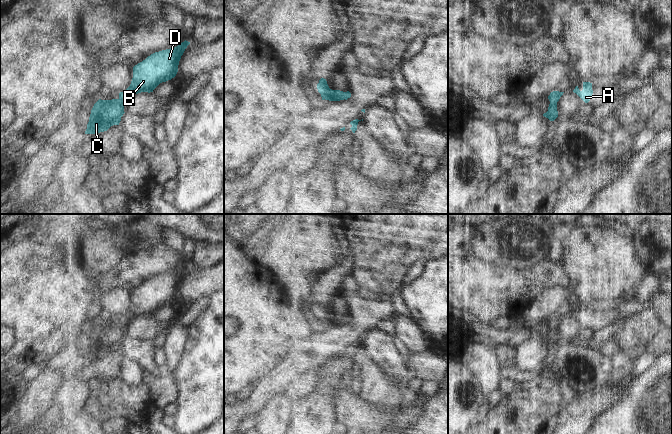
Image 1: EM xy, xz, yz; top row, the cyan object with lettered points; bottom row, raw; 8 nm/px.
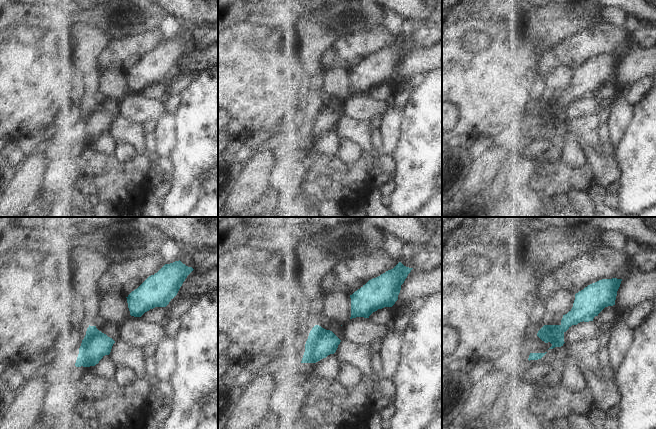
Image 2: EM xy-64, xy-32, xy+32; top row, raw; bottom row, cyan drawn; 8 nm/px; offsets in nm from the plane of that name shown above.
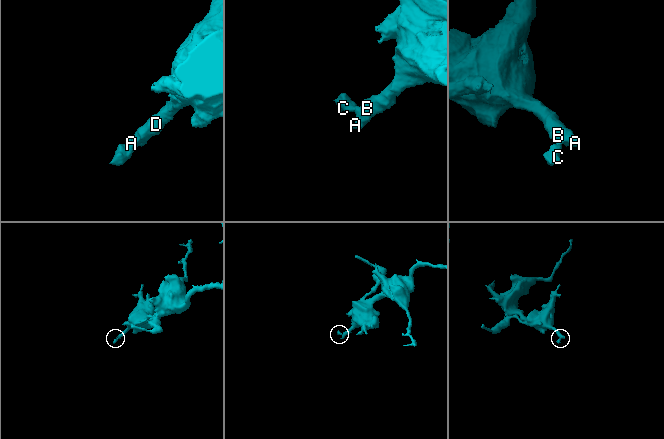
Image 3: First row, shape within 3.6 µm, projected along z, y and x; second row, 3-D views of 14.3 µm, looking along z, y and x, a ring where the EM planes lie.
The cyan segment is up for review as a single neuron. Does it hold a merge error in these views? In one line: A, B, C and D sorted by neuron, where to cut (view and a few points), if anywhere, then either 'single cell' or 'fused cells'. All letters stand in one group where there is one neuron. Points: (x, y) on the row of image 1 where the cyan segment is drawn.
A B C D | no cut | single cell

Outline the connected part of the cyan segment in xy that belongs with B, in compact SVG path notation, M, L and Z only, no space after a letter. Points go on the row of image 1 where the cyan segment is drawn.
M188 41L180 45L155 52L133 67L130 86L119 93L118 99L99 99L93 106L85 134L98 134L107 131L113 125L119 125L124 112L124 105L134 95L141 92L153 92L162 82L174 78Z

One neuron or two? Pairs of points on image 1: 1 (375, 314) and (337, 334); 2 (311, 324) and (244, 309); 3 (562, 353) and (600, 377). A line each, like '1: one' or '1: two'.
1: one
2: one
3: one

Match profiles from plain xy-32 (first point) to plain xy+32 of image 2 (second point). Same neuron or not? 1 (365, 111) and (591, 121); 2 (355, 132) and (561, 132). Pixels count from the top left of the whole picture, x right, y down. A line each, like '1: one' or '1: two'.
1: two
2: two

